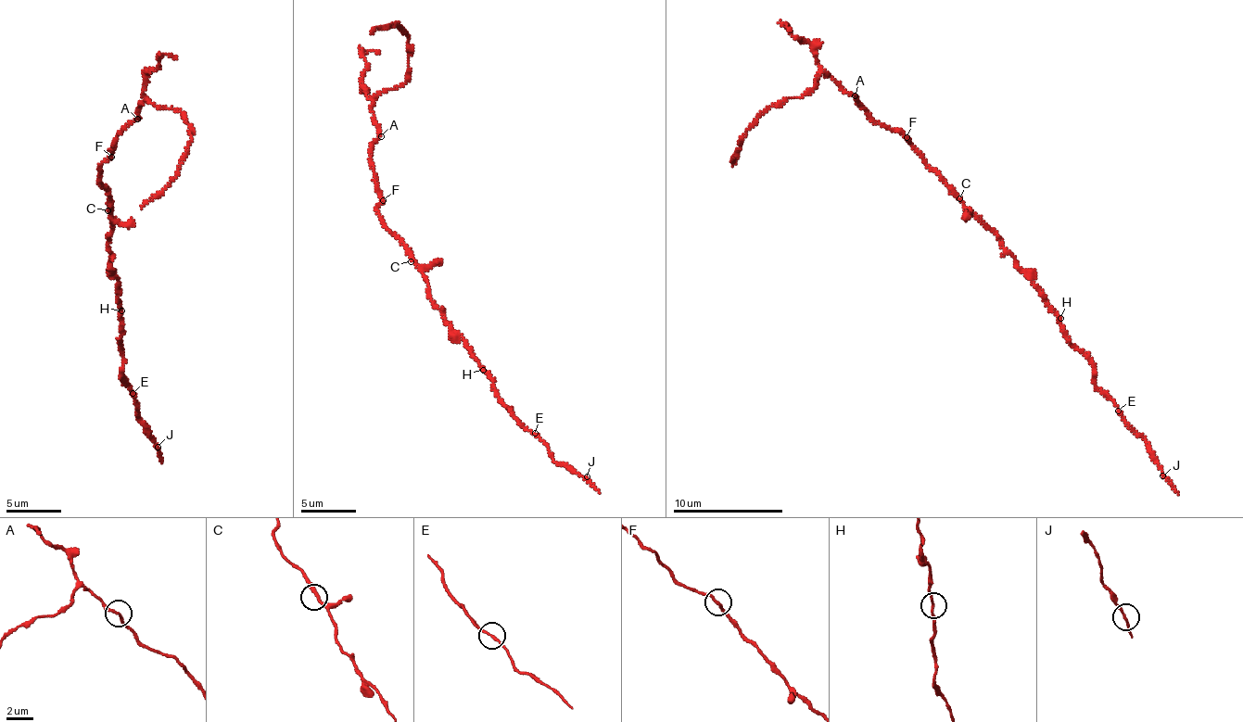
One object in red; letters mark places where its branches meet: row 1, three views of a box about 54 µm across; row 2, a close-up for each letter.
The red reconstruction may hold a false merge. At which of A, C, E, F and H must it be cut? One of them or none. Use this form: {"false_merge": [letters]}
{"false_merge": ["E"]}

